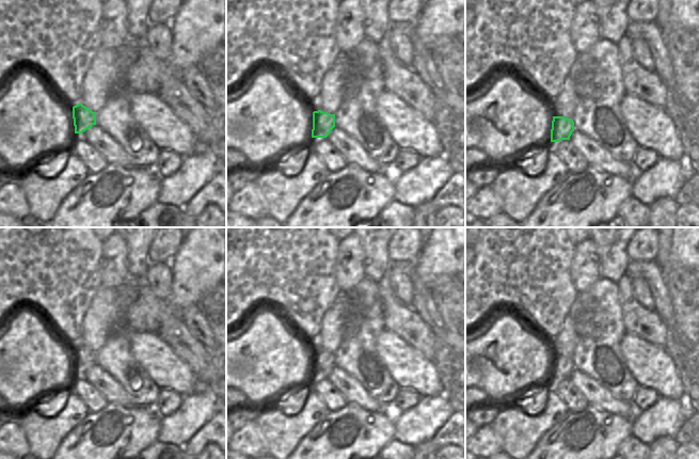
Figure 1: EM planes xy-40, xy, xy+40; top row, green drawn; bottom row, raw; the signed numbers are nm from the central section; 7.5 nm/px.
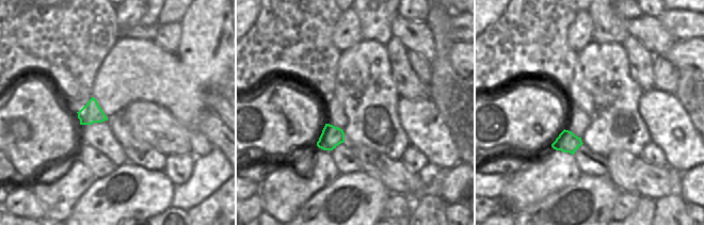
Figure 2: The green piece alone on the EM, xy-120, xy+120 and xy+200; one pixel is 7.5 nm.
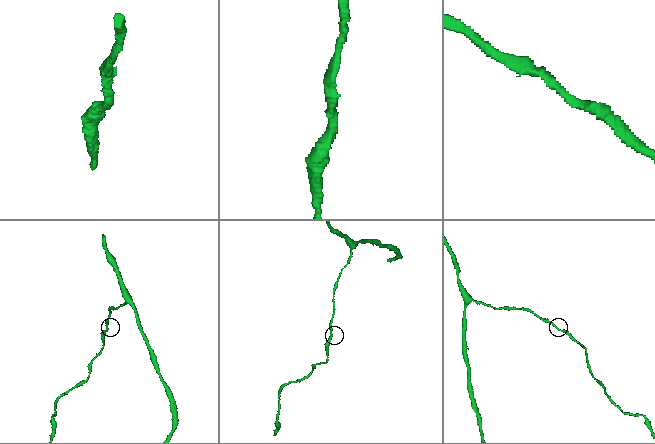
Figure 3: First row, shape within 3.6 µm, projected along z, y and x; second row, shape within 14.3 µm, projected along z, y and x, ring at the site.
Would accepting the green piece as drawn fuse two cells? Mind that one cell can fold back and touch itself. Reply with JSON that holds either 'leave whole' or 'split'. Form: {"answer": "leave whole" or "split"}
{"answer": "leave whole"}

